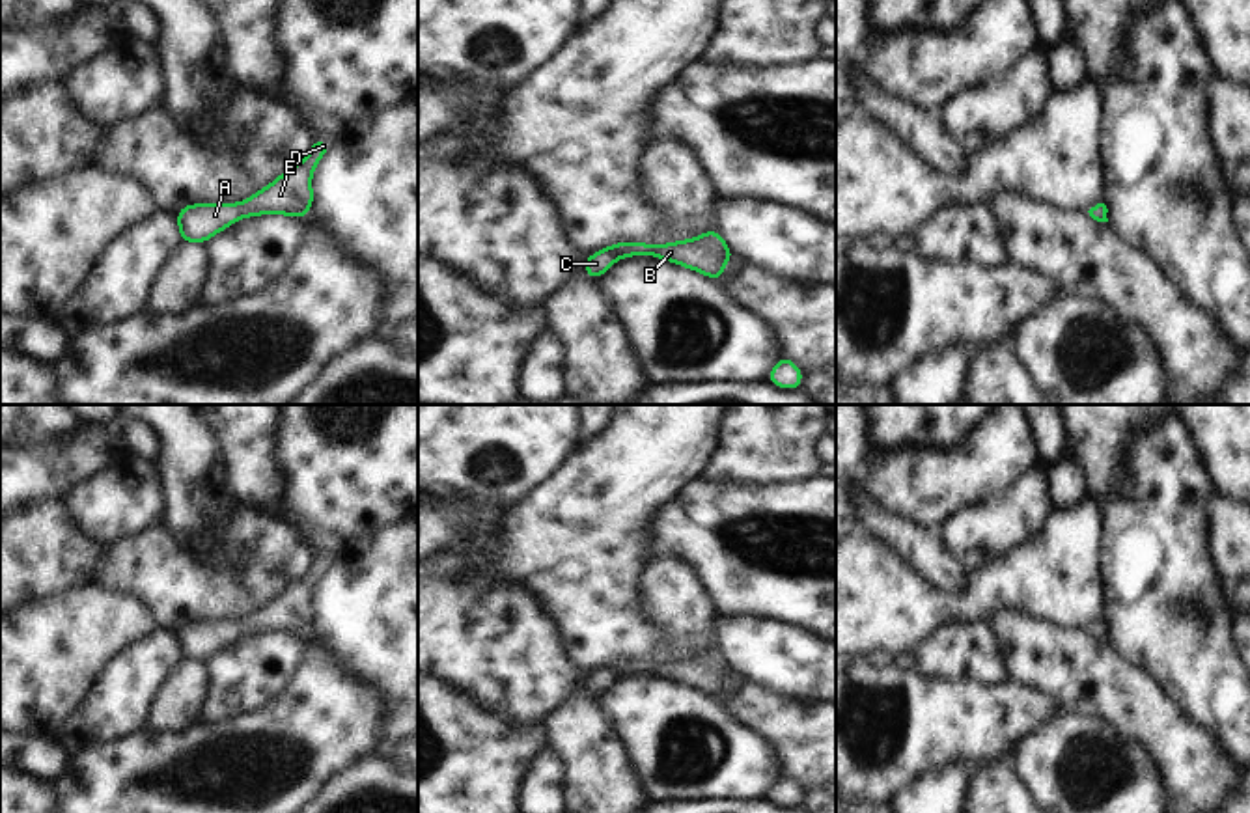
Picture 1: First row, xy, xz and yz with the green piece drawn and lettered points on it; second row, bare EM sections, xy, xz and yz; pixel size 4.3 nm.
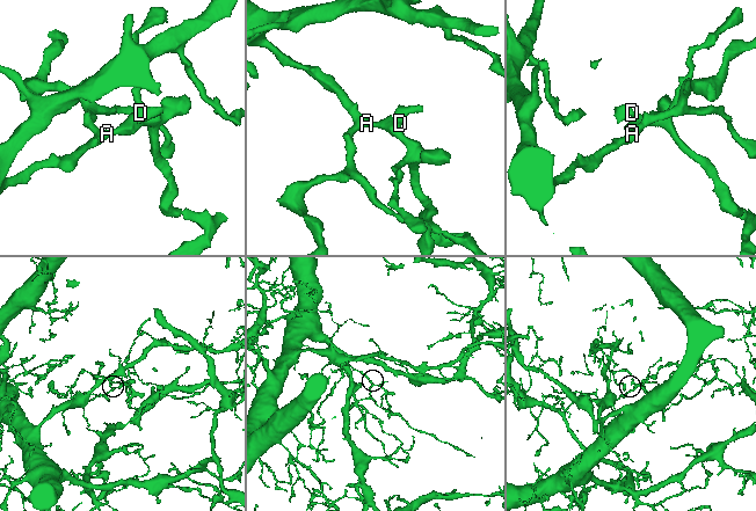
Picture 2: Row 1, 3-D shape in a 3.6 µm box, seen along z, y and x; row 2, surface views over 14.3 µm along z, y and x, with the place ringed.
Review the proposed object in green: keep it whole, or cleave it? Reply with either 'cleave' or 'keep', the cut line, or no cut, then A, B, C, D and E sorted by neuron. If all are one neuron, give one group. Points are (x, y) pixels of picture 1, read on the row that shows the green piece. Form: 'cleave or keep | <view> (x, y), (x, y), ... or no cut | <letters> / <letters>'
keep | no cut | A B C D E

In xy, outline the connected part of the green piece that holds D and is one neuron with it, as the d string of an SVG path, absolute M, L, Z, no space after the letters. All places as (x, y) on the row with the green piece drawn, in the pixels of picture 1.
M313 140L308 157L289 166L272 183L239 203L192 203L179 209L175 220L183 242L205 244L239 218L285 214L304 218L313 205L312 173L332 142Z

